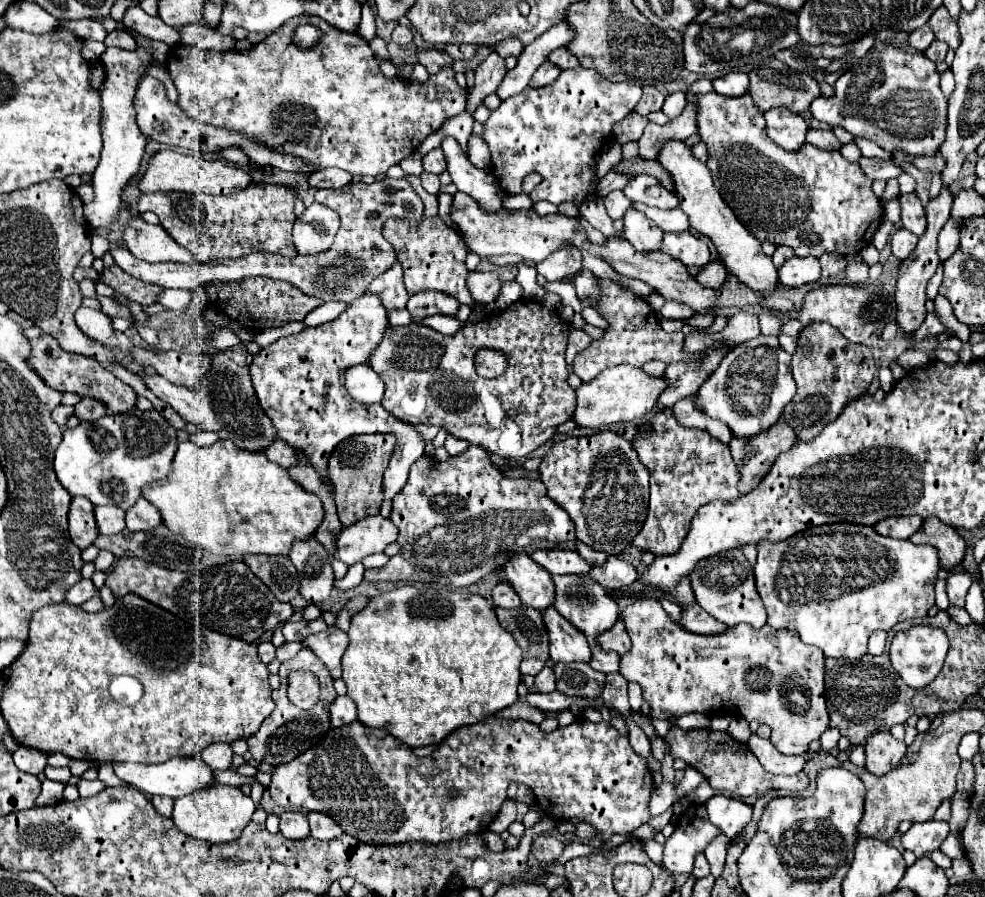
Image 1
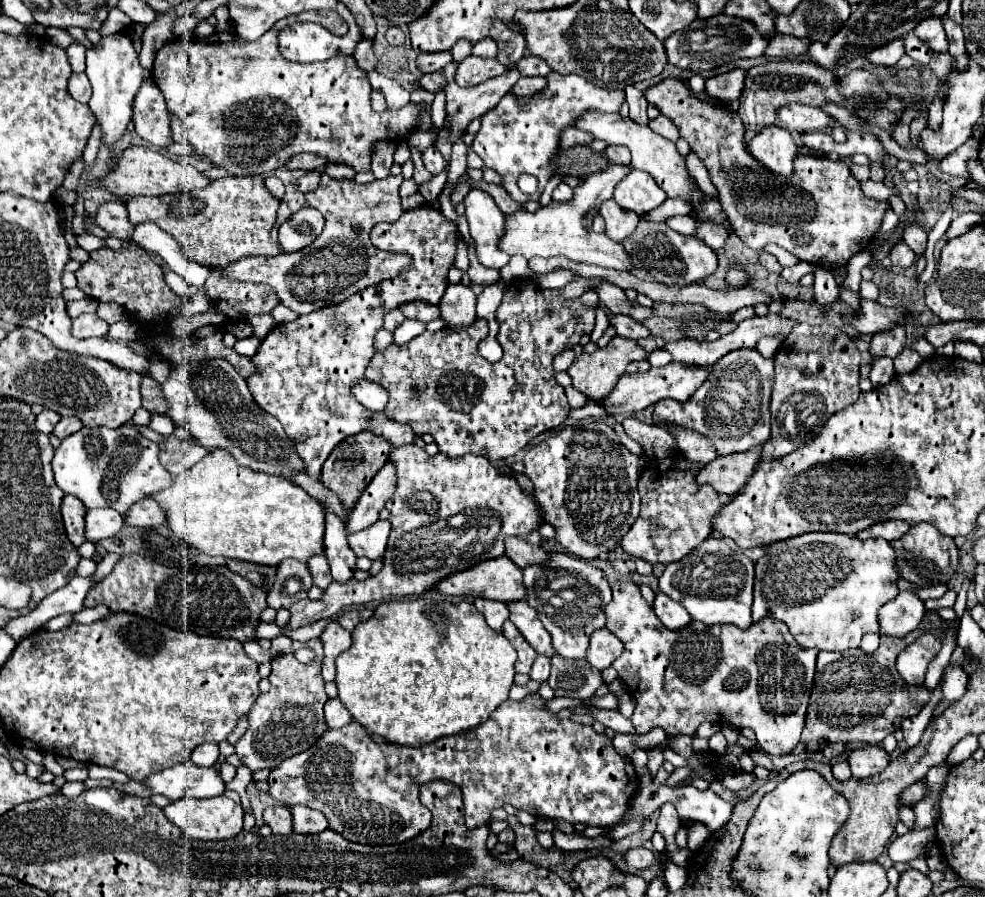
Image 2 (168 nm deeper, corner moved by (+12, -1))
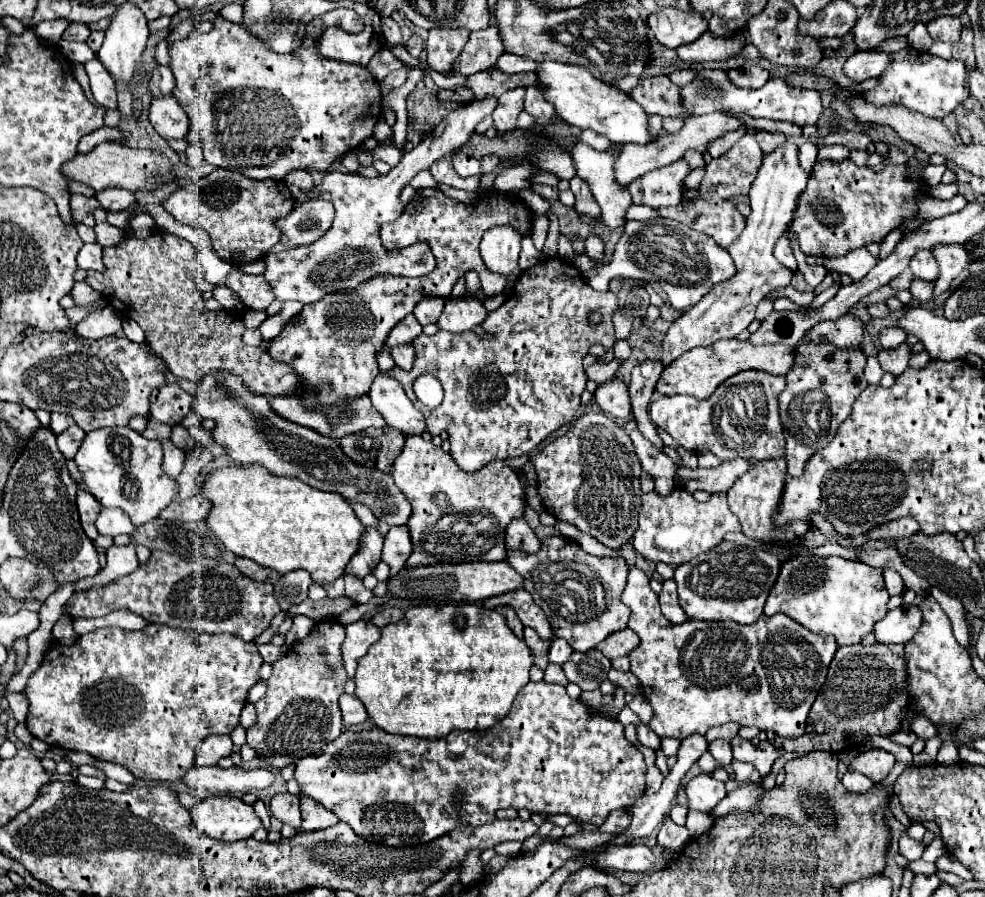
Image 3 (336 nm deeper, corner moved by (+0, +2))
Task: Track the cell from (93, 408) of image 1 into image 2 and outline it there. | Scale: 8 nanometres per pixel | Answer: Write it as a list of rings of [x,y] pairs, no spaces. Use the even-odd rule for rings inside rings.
[[[61,417],[61,421],[53,429],[53,435],[59,437],[59,439],[65,439],[65,437],[77,433],[81,427],[83,425],[79,423],[79,419],[75,419],[75,417]]]

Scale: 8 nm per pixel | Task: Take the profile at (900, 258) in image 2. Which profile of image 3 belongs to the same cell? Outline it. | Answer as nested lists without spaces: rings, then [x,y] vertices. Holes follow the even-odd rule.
[[[929,250],[915,252],[915,256],[911,258],[911,272],[915,274],[915,278],[937,280],[939,270],[937,270],[937,262],[935,262],[933,254]]]

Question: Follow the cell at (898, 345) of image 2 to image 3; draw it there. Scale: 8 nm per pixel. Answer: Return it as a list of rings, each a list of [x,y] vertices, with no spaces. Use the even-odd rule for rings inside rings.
[[[907,342],[895,346],[895,348],[883,348],[877,356],[881,368],[885,372],[891,372],[895,376],[899,376],[905,368],[907,368],[907,362],[909,362],[909,356],[911,356],[911,346]]]

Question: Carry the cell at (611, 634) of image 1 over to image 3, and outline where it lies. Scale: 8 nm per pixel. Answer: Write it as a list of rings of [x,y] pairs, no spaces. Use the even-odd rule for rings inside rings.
[[[625,628],[623,632],[613,632],[611,636],[607,636],[603,644],[597,644],[597,650],[601,650],[603,656],[613,660],[619,656],[627,656],[637,646],[639,646],[639,636],[633,630]]]

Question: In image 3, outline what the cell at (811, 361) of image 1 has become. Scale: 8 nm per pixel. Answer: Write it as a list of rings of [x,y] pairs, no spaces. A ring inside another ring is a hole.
[[[803,344],[795,348],[795,364],[787,372],[787,388],[779,396],[781,424],[787,440],[787,474],[799,476],[807,458],[825,448],[839,424],[851,414],[853,402],[867,388],[863,368],[867,356],[859,348],[835,348],[835,344]]]

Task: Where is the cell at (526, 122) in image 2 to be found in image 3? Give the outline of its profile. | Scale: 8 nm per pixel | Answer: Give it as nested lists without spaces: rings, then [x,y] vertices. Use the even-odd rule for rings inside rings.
[[[515,88],[511,92],[505,92],[499,98],[499,104],[493,112],[493,122],[495,122],[495,128],[497,128],[497,136],[503,136],[503,134],[517,128],[517,116],[523,110],[523,98],[521,98],[523,92],[525,92],[523,88]]]

